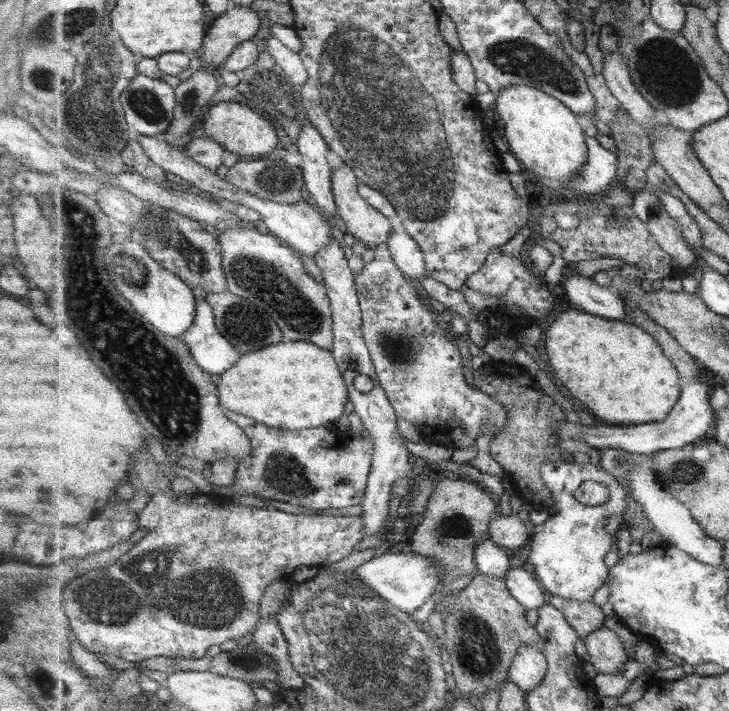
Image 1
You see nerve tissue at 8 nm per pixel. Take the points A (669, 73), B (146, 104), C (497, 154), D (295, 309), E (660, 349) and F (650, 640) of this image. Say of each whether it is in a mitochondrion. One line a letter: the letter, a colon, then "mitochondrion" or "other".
A: mitochondrion
B: mitochondrion
C: other
D: mitochondrion
E: other
F: other

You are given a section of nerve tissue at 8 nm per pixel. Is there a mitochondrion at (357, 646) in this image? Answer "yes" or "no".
yes

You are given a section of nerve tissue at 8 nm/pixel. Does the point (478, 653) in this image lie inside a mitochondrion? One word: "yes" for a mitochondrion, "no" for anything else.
yes

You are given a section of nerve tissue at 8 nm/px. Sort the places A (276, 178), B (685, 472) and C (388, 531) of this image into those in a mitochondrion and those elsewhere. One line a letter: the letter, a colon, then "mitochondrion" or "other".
A: mitochondrion
B: mitochondrion
C: other

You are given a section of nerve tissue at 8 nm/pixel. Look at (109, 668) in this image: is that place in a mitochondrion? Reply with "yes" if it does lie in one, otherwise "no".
no

